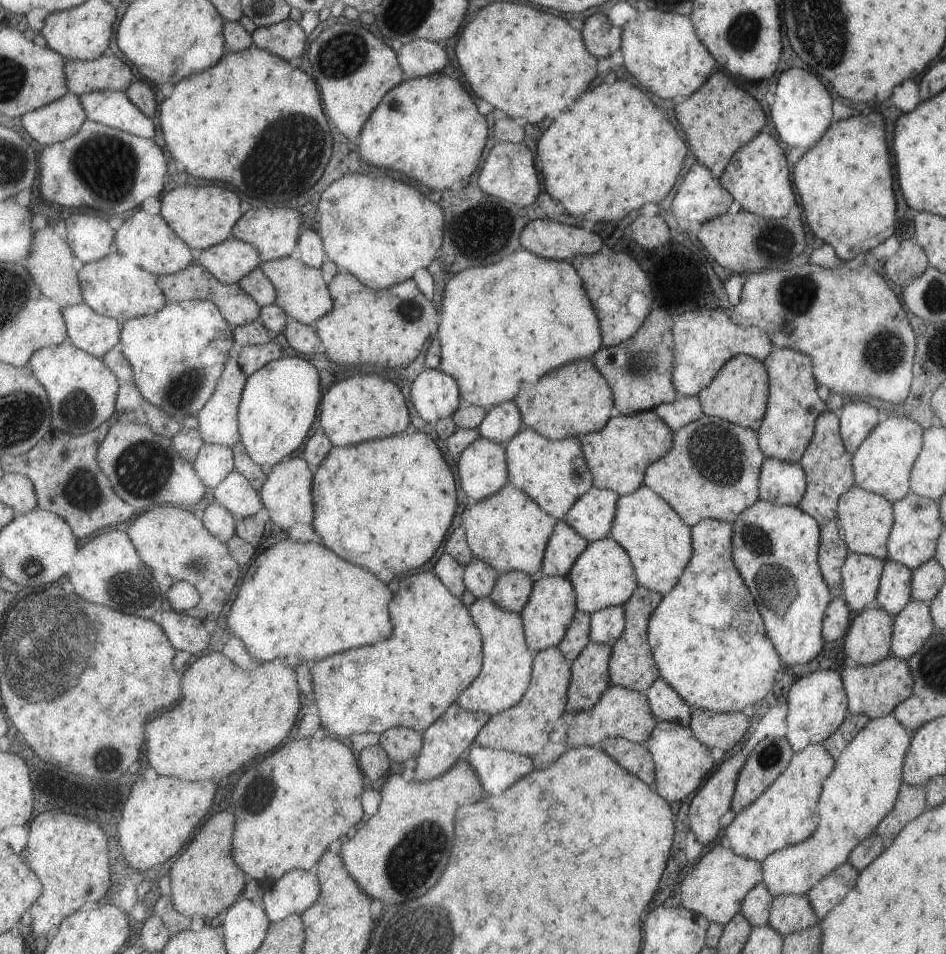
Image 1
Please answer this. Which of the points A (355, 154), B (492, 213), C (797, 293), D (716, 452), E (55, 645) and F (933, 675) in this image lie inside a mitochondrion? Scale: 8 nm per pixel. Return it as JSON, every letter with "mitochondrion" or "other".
{"A":"other","B":"other","C":"mitochondrion","D":"mitochondrion","E":"mitochondrion","F":"mitochondrion"}

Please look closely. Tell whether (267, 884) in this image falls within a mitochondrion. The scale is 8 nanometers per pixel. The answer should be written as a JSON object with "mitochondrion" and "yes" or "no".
{"mitochondrion":"no"}

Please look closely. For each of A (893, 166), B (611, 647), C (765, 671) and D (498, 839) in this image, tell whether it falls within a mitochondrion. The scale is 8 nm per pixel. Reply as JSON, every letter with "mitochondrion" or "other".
{"A":"other","B":"other","C":"other","D":"other"}

